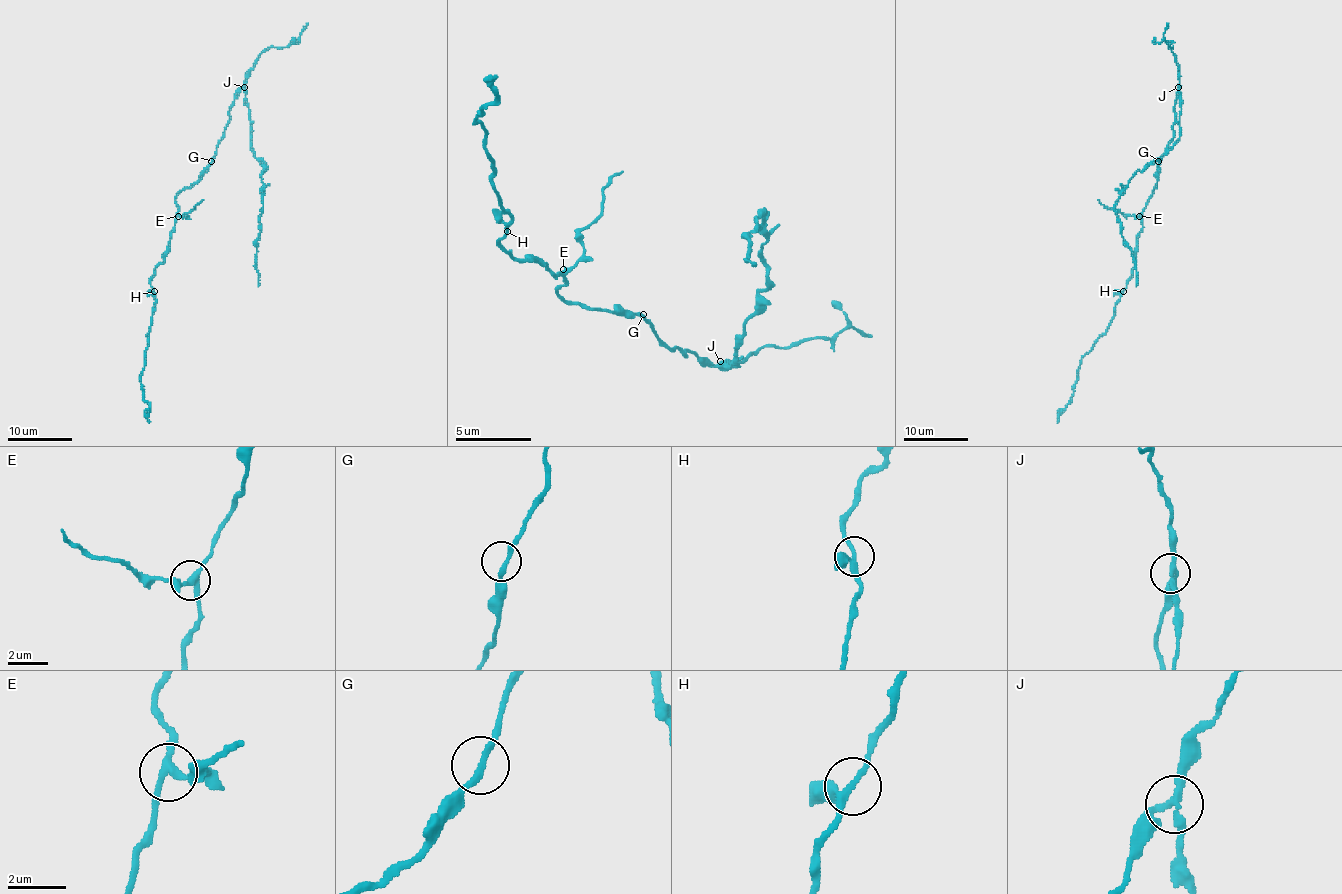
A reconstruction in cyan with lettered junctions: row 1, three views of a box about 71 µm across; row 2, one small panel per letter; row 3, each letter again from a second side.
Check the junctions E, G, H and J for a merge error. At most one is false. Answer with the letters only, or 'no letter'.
J

